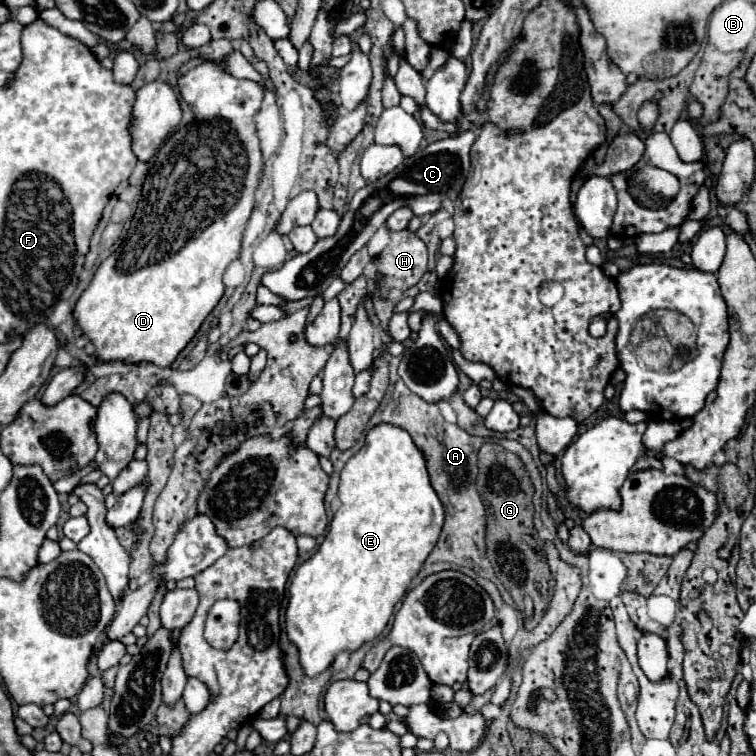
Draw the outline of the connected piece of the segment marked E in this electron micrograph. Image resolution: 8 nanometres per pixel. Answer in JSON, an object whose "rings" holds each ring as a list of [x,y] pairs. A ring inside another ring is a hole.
{"rings":[[[378,424],[374,426],[368,434],[366,434],[366,442],[364,446],[346,462],[346,466],[342,468],[340,472],[340,486],[338,486],[338,498],[340,498],[340,508],[336,510],[332,522],[330,522],[330,532],[326,534],[326,540],[320,544],[320,548],[296,570],[292,582],[290,582],[290,596],[288,596],[288,608],[286,608],[286,634],[288,634],[288,640],[292,644],[296,644],[298,648],[298,654],[300,654],[300,666],[304,670],[306,676],[314,678],[318,674],[322,674],[326,668],[332,666],[334,658],[340,654],[340,652],[356,652],[358,648],[362,648],[366,642],[372,642],[380,636],[380,632],[386,628],[392,612],[394,612],[394,604],[398,600],[402,600],[402,596],[406,594],[408,590],[408,584],[412,582],[412,578],[420,572],[426,556],[432,552],[438,536],[440,536],[440,530],[442,530],[442,524],[444,524],[444,508],[430,484],[430,478],[428,478],[428,470],[426,470],[426,460],[422,456],[422,452],[414,446],[410,434],[398,426],[390,426],[390,424]]]}

